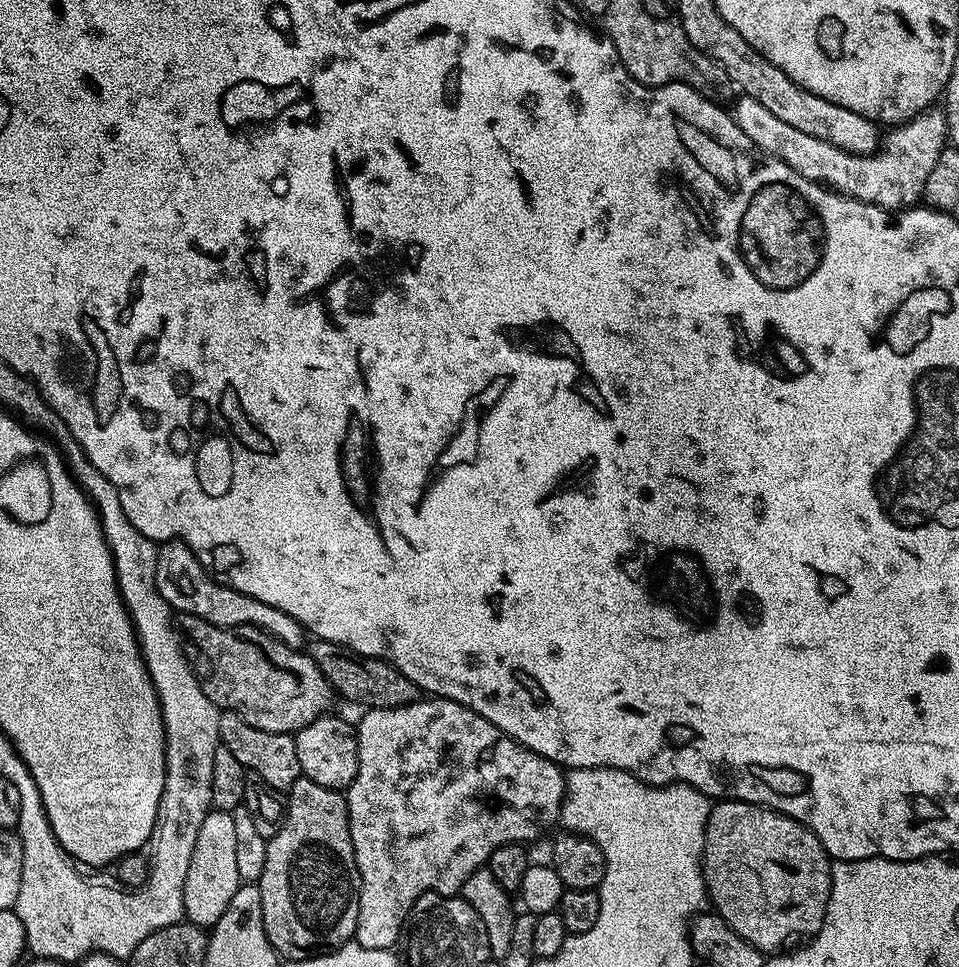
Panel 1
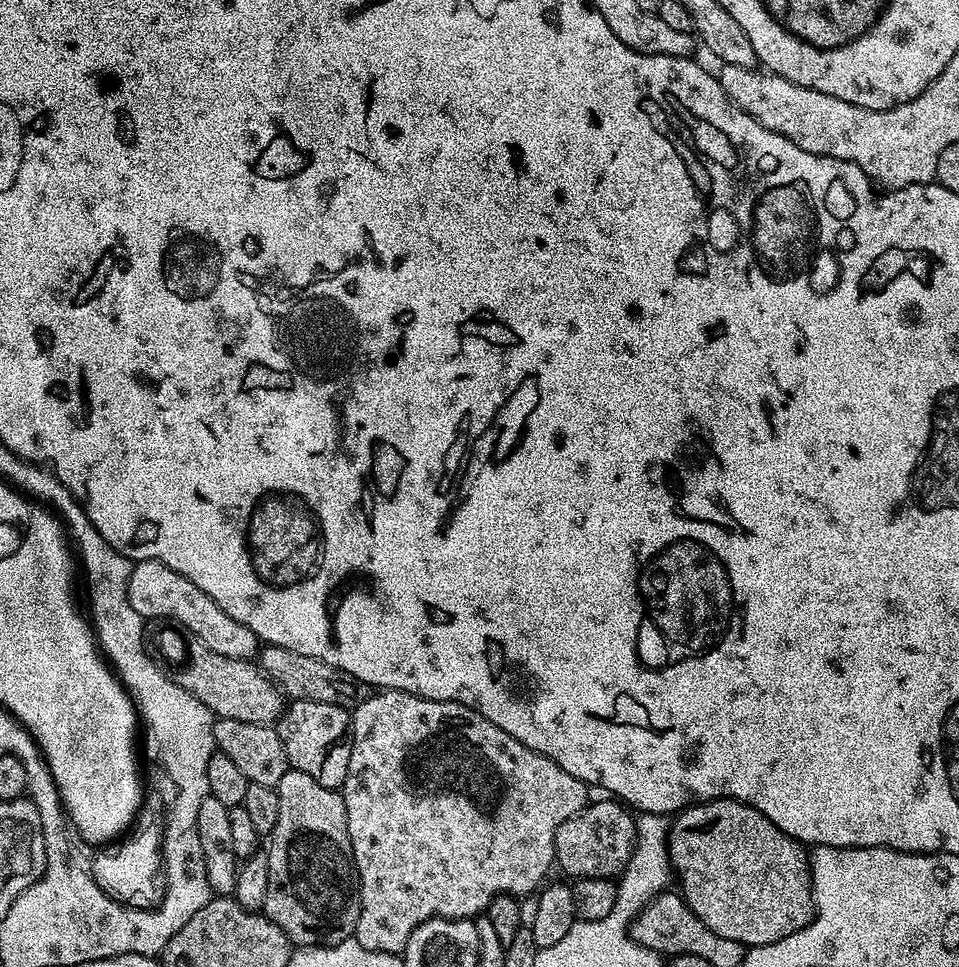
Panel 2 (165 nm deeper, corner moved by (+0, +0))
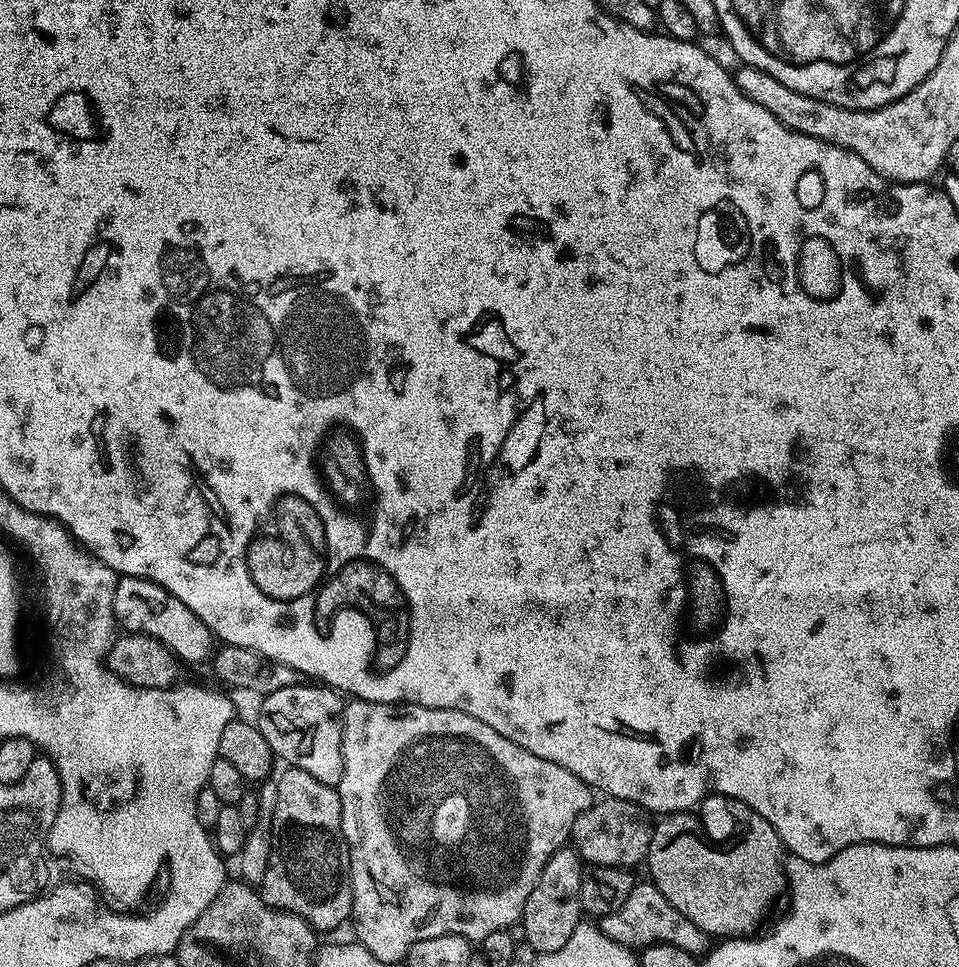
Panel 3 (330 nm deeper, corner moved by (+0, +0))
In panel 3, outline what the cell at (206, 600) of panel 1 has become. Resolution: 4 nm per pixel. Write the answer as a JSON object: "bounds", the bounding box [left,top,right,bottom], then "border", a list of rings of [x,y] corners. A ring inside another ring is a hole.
{"bounds":[114,576,214,664],"border":[[[120,576],[114,590],[114,608],[117,625],[125,633],[141,632],[144,636],[152,636],[165,648],[171,650],[177,661],[196,664],[199,660],[207,661],[214,650],[214,637],[209,628],[190,610],[190,606],[182,606],[174,594],[170,594],[162,586],[137,576]]]}

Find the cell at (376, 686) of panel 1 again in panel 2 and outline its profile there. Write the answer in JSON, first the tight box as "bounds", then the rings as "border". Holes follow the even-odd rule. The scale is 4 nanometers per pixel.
{"bounds":[258,644,370,710],"border":[[[269,644],[261,647],[258,653],[260,671],[269,676],[282,689],[285,697],[292,700],[309,700],[310,702],[326,702],[339,708],[354,710],[370,694],[369,685],[354,679],[346,670],[338,670],[318,658],[310,658],[310,654],[298,654],[298,650],[286,650],[286,646],[274,646]]]}

